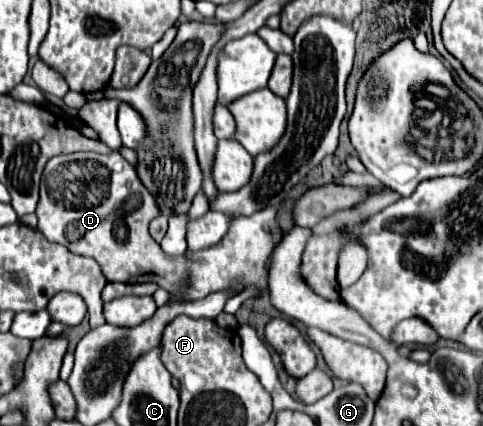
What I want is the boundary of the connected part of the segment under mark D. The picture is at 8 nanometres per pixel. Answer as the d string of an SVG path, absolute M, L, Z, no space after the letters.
M124 146L119 151L110 154L74 152L50 158L40 182L40 202L36 208L38 230L50 242L66 246L72 254L94 258L108 282L156 282L160 288L190 302L212 292L224 292L224 288L232 288L236 280L244 280L244 288L256 286L262 296L268 282L266 262L282 238L282 230L274 218L276 210L264 208L248 218L240 216L232 220L232 228L228 228L224 240L212 248L186 252L182 258L168 256L148 234L148 224L160 210L154 196L138 180L134 170L137 154Z

